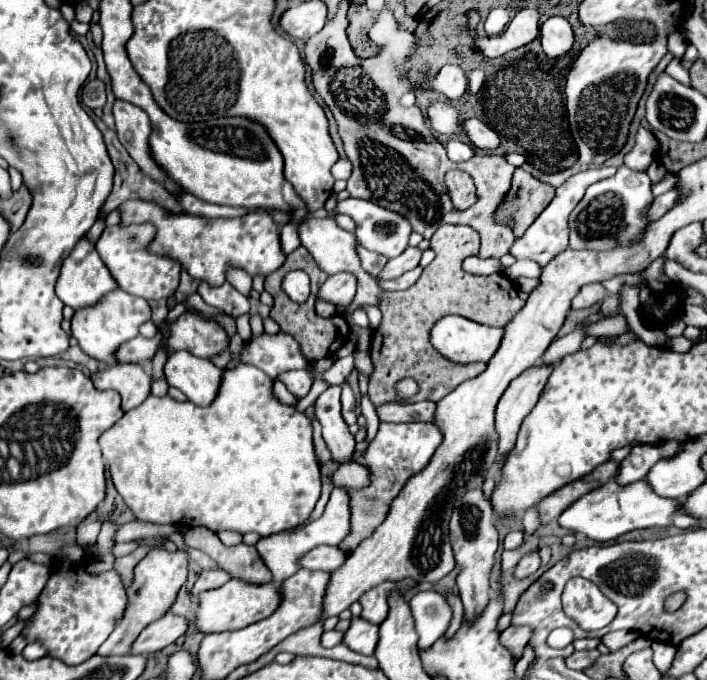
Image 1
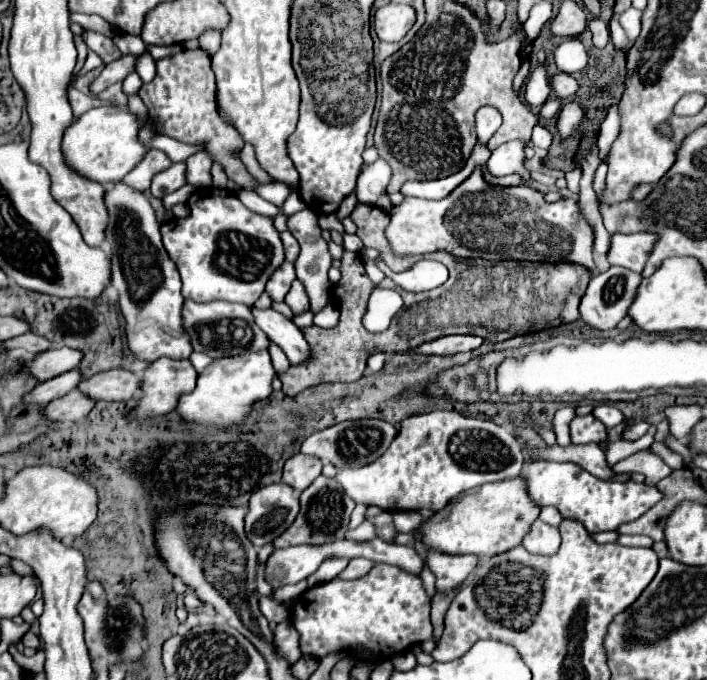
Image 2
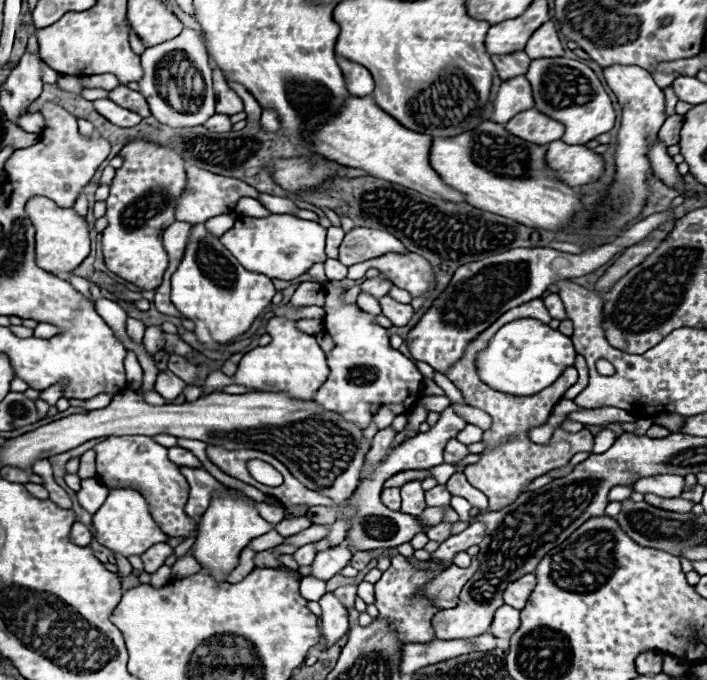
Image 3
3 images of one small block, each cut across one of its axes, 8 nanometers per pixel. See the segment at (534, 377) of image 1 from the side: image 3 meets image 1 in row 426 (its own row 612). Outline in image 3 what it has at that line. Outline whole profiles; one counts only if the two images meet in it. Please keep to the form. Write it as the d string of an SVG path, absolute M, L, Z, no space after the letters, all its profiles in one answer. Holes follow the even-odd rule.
M504 604L504 606L500 606L500 610L496 610L492 626L490 626L490 632L496 638L508 640L518 630L518 626L520 626L518 622L520 622L520 610Z

